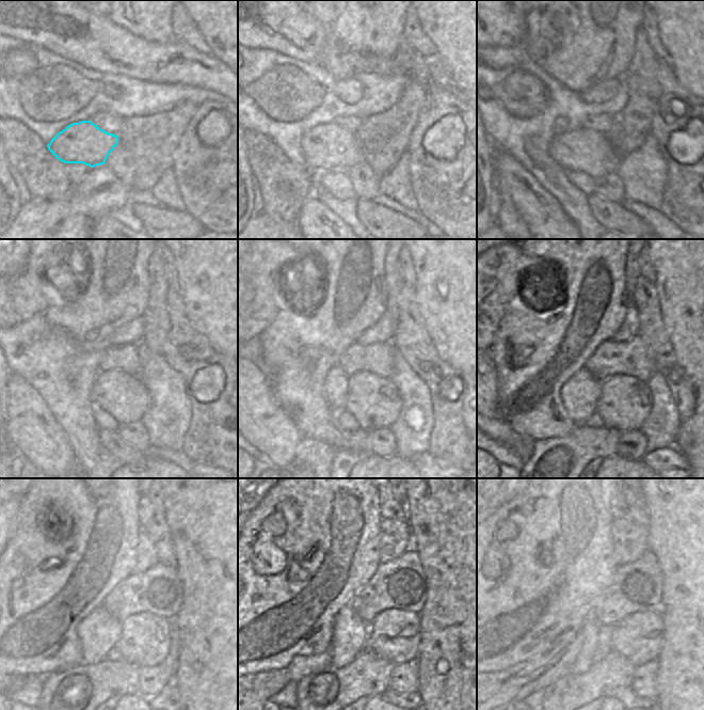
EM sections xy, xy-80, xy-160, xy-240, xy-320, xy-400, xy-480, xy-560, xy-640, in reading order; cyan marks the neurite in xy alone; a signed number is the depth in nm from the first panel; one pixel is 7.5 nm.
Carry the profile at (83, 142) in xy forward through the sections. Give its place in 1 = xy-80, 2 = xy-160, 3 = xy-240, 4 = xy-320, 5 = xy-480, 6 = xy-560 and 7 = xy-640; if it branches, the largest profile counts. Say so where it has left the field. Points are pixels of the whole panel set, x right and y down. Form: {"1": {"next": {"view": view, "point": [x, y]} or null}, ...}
{"1": {"next": {"view": "xy-80", "point": [329, 147]}}, "2": {"next": {"view": "xy-160", "point": [588, 151]}}, "3": {"next": {"view": "xy-240", "point": [124, 396]}}, "4": {"next": {"view": "xy-320", "point": [373, 400]}}, "5": {"next": {"view": "xy-480", "point": [152, 638]}}, "6": {"next": {"view": "xy-560", "point": [395, 634]}}, "7": {"next": {"view": "xy-640", "point": [638, 636]}}}

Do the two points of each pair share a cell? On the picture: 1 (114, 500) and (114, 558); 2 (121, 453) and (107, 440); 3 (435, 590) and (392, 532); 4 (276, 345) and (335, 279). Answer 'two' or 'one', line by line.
1: one
2: one
3: two
4: one

